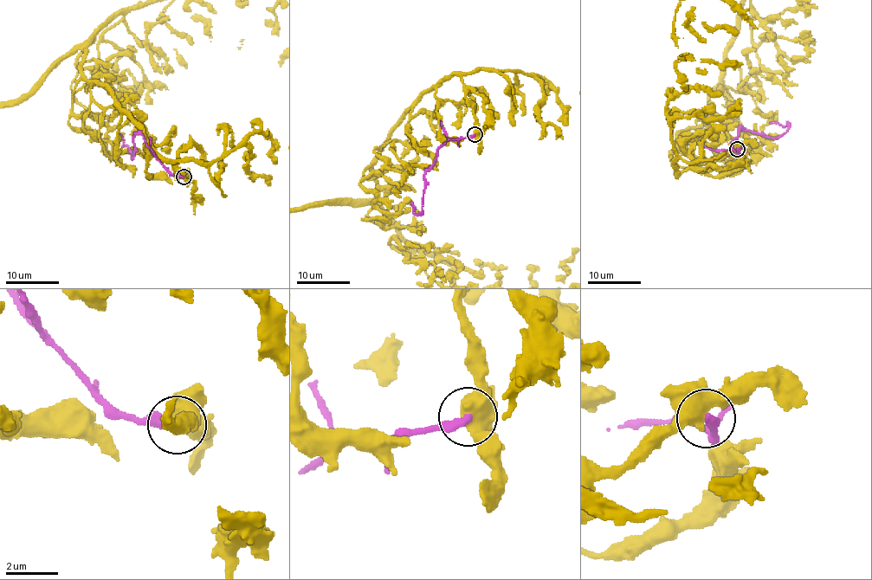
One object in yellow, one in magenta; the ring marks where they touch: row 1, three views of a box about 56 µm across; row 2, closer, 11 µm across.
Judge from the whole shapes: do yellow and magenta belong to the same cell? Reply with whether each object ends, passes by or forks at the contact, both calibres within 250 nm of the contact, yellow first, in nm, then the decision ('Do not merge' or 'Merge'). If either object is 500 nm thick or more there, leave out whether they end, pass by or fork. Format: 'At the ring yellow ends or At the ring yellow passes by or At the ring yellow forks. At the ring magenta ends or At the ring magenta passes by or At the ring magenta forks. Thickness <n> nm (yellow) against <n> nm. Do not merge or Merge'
Thickness 550 nm (yellow) against 360 nm. Do not merge

